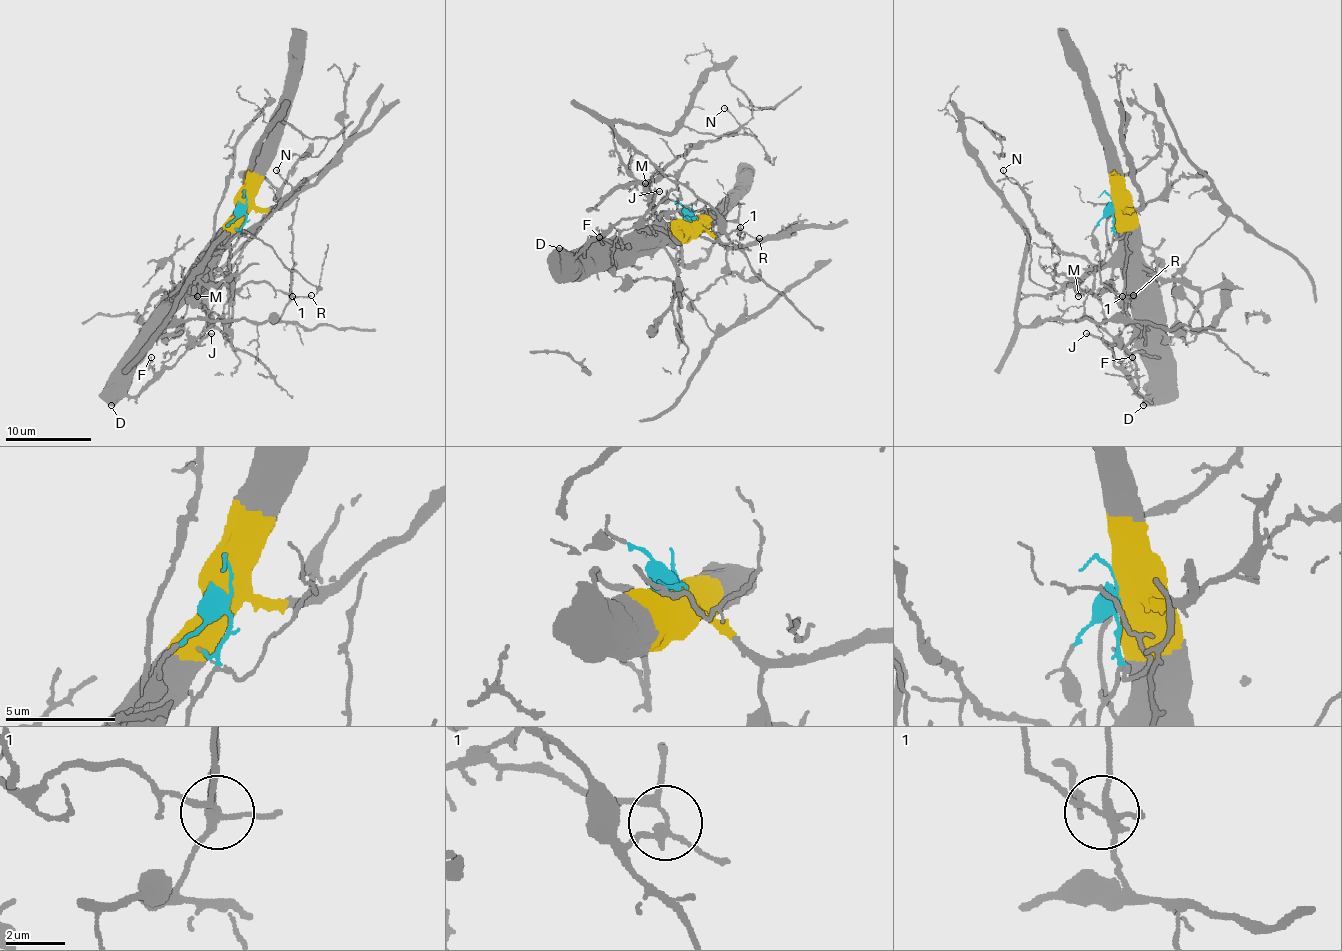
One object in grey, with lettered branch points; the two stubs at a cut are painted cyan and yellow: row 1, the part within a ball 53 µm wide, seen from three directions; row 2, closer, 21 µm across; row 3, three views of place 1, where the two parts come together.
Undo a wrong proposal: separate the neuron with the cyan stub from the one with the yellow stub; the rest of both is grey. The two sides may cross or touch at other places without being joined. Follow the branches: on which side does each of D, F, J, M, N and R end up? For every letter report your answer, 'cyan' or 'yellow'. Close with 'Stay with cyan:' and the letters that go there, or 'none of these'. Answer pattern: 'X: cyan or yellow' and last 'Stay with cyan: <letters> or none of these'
D: yellow
F: yellow
J: yellow
M: yellow
N: yellow
R: yellow
Stay with cyan: none of these

